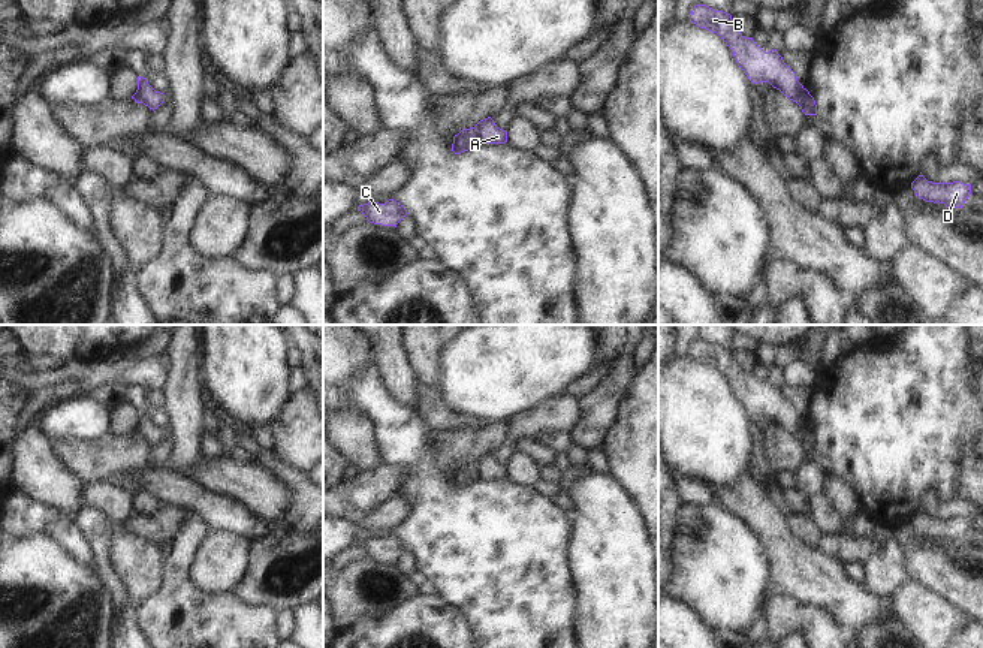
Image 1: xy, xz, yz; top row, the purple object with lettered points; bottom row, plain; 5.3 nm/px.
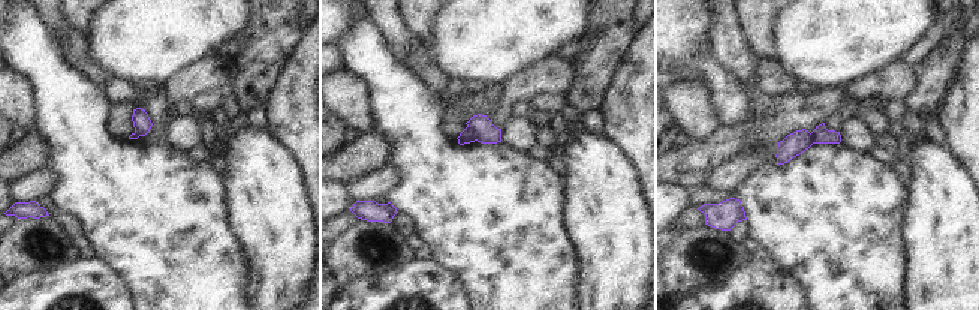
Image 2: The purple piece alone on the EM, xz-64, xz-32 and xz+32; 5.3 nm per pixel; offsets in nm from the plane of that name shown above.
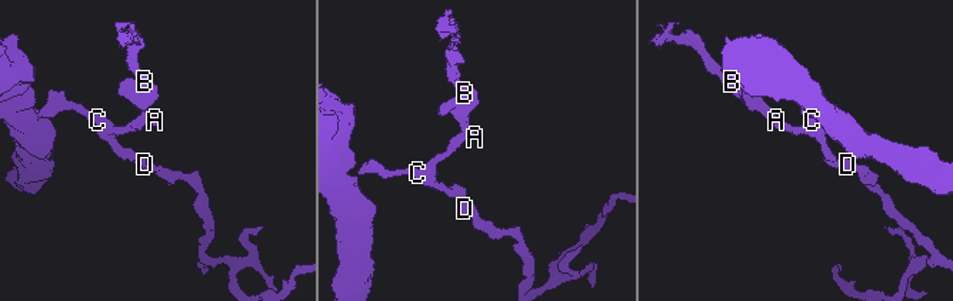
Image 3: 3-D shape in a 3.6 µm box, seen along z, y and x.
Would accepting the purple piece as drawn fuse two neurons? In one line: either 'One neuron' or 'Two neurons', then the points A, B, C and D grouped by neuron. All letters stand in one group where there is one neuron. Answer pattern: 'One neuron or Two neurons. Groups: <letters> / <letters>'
Two neurons. Groups: A B / C D.

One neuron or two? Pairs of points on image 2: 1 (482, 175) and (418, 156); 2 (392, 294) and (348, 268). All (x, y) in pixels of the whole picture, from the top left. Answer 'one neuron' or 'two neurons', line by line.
1: one neuron
2: two neurons

